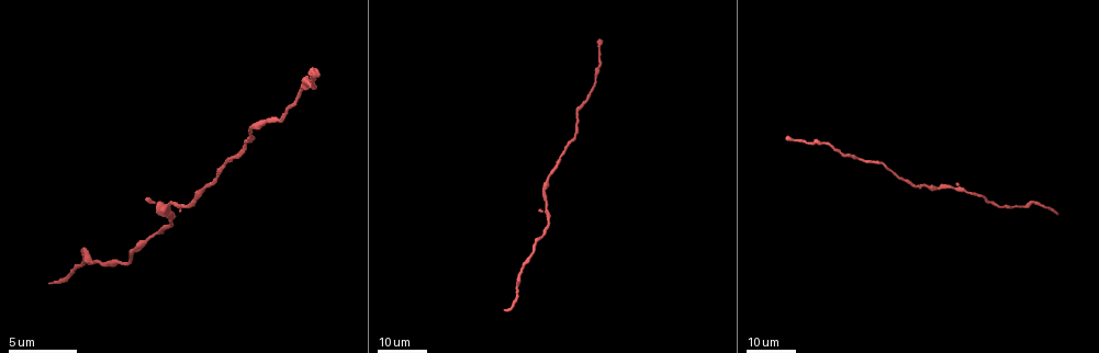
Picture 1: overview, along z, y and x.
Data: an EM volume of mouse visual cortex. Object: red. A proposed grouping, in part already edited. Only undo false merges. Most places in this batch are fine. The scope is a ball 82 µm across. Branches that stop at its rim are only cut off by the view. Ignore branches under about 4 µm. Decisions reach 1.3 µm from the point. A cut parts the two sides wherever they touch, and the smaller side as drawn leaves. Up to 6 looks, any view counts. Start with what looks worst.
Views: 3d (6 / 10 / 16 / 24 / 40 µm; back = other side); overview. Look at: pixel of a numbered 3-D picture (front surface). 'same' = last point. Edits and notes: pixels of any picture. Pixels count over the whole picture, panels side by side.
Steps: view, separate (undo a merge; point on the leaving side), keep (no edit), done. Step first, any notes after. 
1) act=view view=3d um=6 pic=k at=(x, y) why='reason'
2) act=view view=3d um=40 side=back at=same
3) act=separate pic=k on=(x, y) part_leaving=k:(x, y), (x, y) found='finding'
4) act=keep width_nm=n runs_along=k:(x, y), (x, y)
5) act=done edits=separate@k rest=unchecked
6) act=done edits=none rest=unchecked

act=view view=3d um=16 pic=1 at=(547, 183) why='calibre changes'

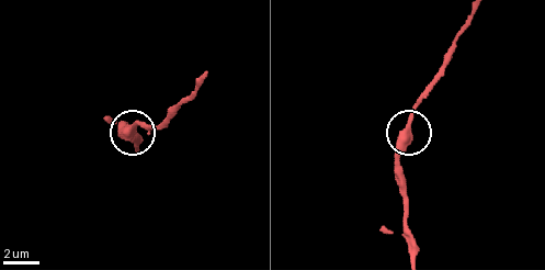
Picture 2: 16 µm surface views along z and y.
act=view view=3d um=6 pic=2 at=(129, 133)

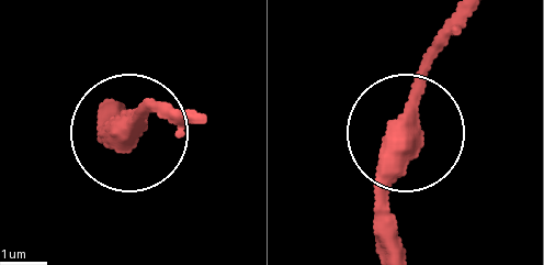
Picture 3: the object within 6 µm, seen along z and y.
act=keep width_nm=490 found='continuous, no second neuron'

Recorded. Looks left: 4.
act=view view=3d um=16 pic=1 at=(1037, 201) why='sudden change in width'

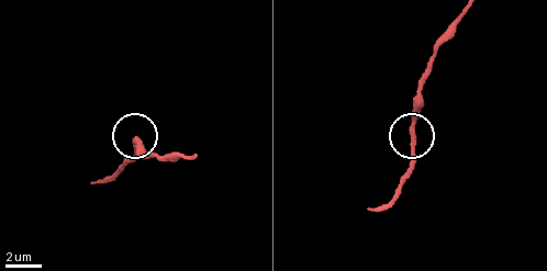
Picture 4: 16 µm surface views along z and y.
act=view view=3d um=10 pic=4 at=(413, 131)

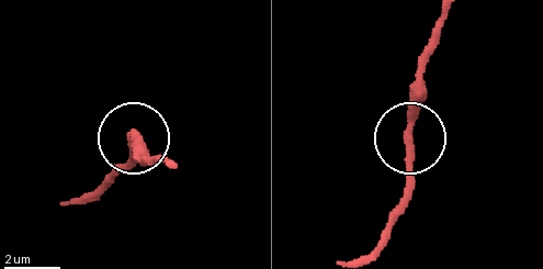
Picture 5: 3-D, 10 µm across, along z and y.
act=keep found='continuous, no second neuron'

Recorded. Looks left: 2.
act=view view=3d um=16 pic=1 at=(130, 254) why='calibre changes'

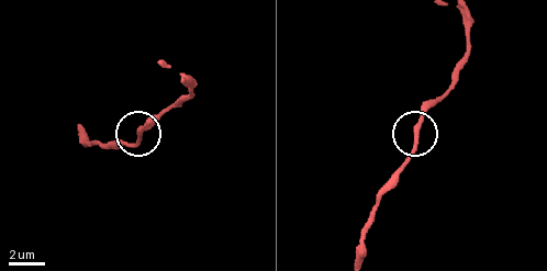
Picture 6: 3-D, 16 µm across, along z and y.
act=view view=3d um=10 pic=6 at=(140, 132)

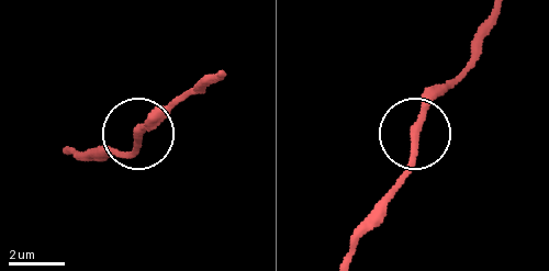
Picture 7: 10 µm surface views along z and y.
act=keep runs_along=7:(491, 19), (473, 60), (415, 132), (407, 174), (387, 207) found='all the same neuron'

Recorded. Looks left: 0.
act=done edits=none rest=unchecked

